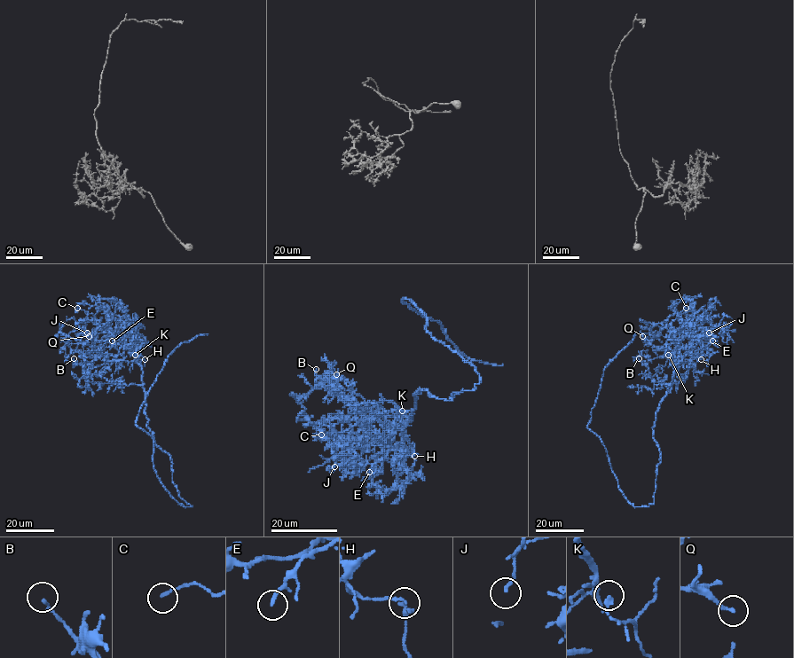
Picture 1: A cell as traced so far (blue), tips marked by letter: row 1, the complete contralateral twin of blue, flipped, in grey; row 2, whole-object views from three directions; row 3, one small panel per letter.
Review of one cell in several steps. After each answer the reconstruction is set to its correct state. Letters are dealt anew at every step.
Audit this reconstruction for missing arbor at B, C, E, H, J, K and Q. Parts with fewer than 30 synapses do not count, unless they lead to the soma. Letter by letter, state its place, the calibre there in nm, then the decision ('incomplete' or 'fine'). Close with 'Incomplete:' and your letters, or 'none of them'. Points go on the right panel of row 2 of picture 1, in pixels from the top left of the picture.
B: at (639, 358); 150 nm thick; fine
C: at (686, 308); 140 nm thick; fine
E: at (712, 340); 170 nm thick; incomplete
H: at (701, 359); 100 nm thick; fine
J: at (709, 332); 140 nm thick; fine
K: at (668, 355); 100 nm thick; fine
Q: at (642, 336); 150 nm thick; fine
Incomplete: E

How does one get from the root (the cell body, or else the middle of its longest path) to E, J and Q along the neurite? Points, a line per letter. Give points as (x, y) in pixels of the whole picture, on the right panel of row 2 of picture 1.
E: (656, 488), (661, 453), (653, 426), (659, 402), (681, 359), (680, 349), (695, 336), (712, 340)
J: (656, 488), (661, 461), (653, 436), (656, 413), (690, 332), (699, 339), (709, 332)
Q: (656, 488), (656, 413), (676, 367), (670, 359), (679, 359), (642, 336)

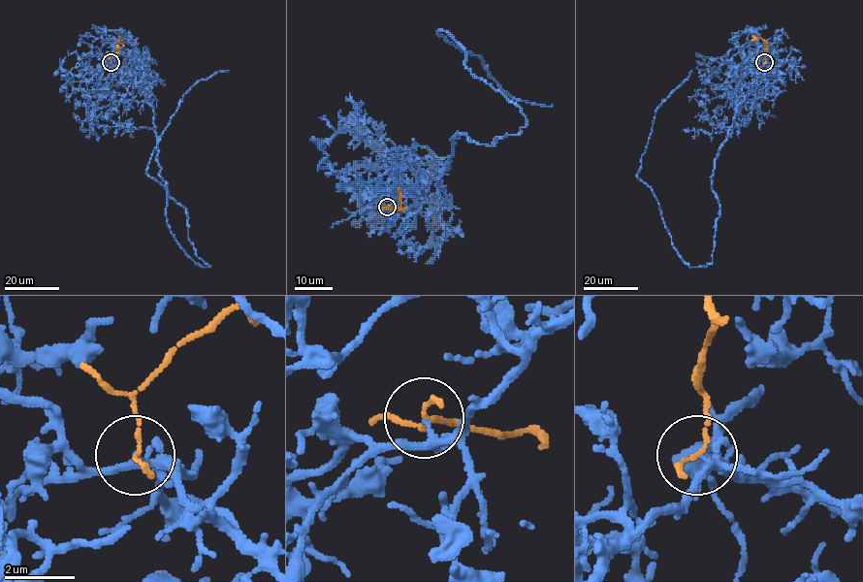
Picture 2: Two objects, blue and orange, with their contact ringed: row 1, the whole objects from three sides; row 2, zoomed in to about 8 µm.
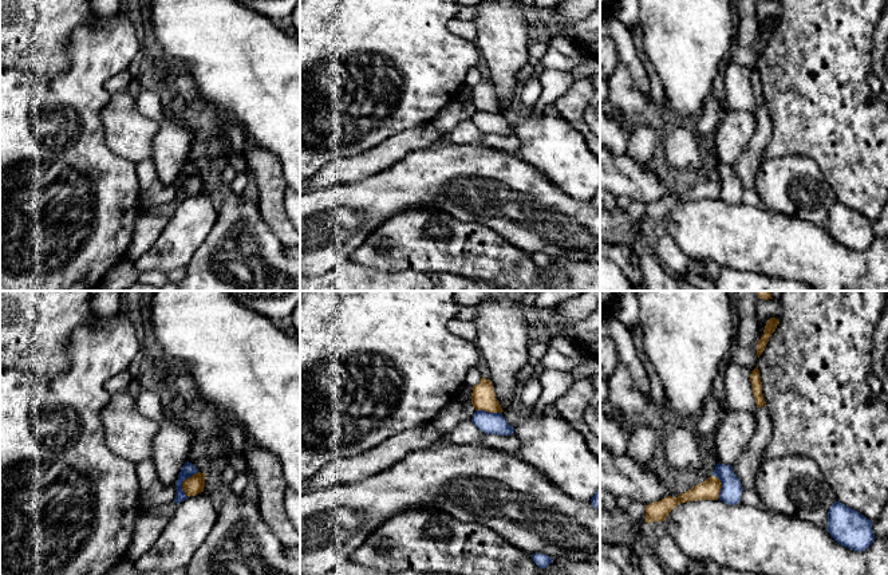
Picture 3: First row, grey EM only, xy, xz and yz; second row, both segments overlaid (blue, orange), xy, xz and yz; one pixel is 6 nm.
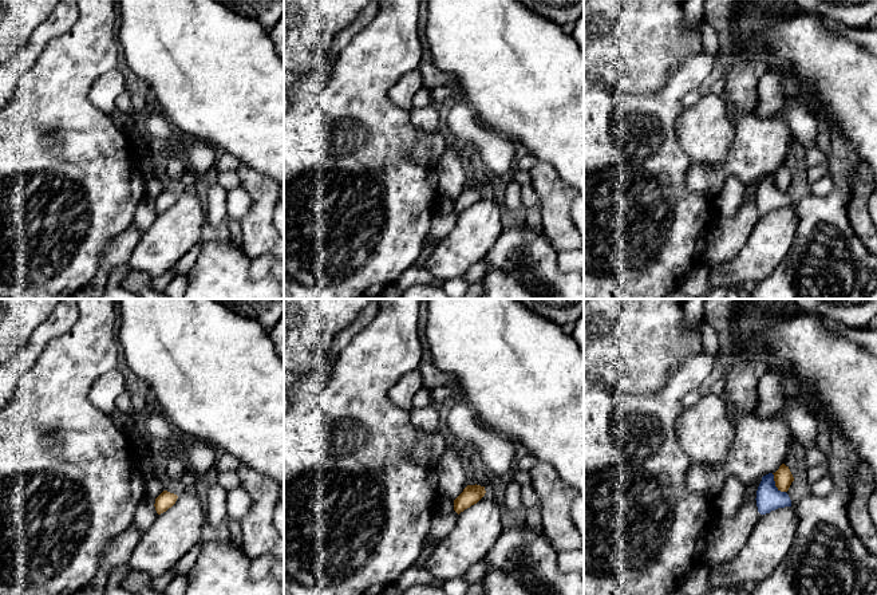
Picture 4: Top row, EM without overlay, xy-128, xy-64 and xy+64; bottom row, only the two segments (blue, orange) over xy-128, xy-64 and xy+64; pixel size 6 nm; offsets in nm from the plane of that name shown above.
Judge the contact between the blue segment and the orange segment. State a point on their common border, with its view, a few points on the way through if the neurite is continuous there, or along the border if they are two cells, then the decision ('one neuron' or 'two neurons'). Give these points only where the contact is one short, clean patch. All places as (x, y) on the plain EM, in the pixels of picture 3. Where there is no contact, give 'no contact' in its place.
meets blue in xy at (184, 180); border along xy (198, 172), (182, 182), (186, 196); two neurons

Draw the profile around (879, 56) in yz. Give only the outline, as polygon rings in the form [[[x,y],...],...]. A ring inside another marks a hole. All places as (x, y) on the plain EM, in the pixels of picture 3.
[[[885,0],[881,17],[876,24],[873,44],[875,48],[872,52],[872,71],[879,76],[883,91],[888,94],[888,0]]]

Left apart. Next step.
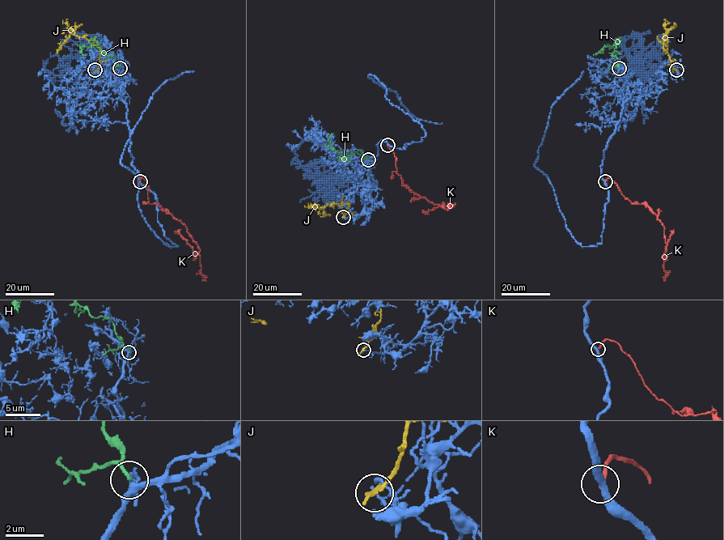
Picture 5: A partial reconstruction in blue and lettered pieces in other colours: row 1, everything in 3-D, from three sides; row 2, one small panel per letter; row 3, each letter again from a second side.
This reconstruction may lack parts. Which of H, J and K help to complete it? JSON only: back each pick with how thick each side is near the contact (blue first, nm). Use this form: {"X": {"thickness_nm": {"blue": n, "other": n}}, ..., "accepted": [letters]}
{"H": {"thickness_nm": {"blue": 280, "other": 140}}, "accepted": ["H"]}

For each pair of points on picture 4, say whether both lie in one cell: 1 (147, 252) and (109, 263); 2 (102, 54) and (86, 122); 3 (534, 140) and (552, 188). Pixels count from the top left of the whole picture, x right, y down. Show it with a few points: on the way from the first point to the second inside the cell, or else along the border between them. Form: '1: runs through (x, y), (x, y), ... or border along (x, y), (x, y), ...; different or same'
1: border along (142, 233), (127, 263); different
2: runs through (85, 71), (81, 75), (81, 105); same
3: border along (538, 160), (546, 161), (565, 180); different

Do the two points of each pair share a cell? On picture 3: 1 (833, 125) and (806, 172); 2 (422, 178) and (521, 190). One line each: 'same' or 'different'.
1: different
2: same

